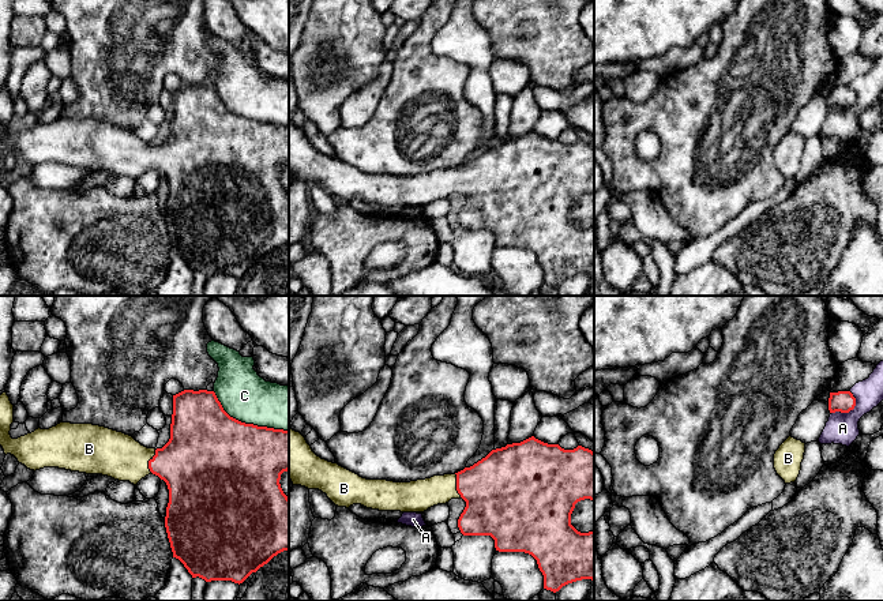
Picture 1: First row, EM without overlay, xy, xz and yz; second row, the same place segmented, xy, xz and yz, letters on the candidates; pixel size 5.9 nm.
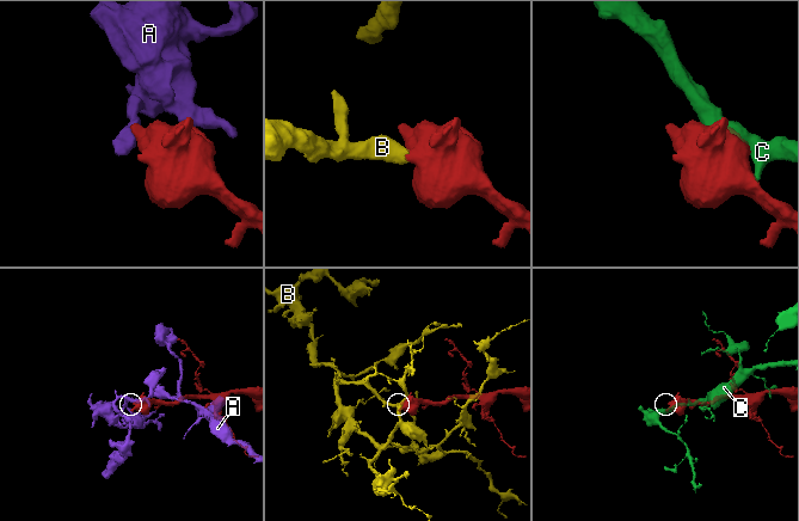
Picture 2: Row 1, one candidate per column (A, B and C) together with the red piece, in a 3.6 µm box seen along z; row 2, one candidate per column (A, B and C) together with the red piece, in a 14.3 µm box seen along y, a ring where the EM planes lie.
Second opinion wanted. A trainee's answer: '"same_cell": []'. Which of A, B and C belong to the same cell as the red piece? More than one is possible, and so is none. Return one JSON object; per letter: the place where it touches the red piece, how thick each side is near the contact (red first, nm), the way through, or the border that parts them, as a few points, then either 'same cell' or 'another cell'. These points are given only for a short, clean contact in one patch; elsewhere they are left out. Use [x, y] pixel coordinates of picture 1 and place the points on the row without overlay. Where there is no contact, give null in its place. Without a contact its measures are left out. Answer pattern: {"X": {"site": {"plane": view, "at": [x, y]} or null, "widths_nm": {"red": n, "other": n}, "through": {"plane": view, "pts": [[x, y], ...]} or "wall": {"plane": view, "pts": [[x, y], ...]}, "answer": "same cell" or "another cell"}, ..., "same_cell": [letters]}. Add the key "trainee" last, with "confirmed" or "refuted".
{"A": {"site": {"plane": "yz", "at": [850, 104]}, "widths_nm": {"red": 130, "other": 190}, "wall": {"plane": "yz", "pts": [[850, 86], [855, 93], [855, 101], [848, 106], [831, 108]]}, "answer": "another cell"}, "B": {"site": {"plane": "xy", "at": [149, 157]}, "widths_nm": {"red": 380, "other": 280}, "through": {"plane": "xy", "pts": [[191, 158], [149, 157], [128, 156], [109, 147]]}, "answer": "same cell"}, "C": {"site": {"plane": "xy", "at": [247, 119]}, "widths_nm": {"red": 500, "other": 300}, "answer": "another cell"}, "same_cell": ["B"], "trainee": "refuted"}

